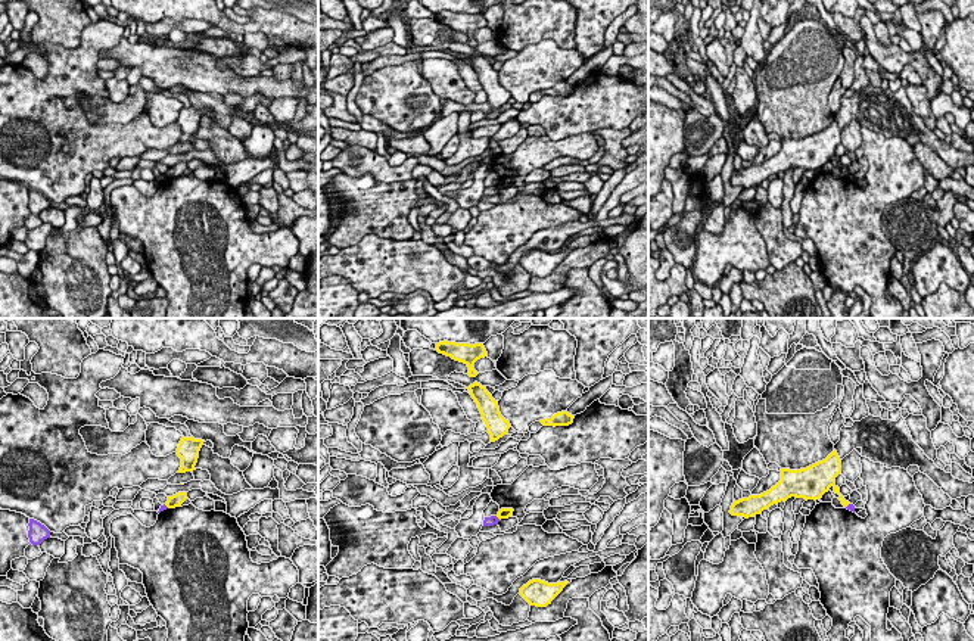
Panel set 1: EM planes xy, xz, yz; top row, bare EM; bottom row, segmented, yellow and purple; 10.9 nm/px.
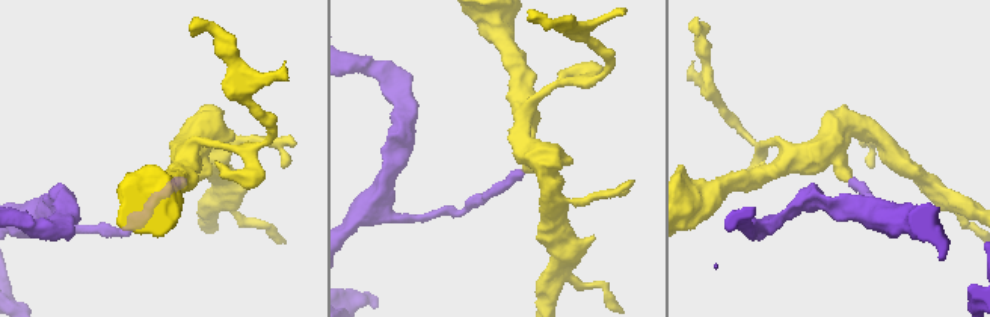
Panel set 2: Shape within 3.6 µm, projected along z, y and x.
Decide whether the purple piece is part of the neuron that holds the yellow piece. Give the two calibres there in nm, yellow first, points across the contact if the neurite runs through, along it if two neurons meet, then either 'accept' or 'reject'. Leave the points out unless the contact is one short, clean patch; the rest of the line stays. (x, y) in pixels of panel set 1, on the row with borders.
130/100 nm | along xz (495, 516), (500, 519) | reject

